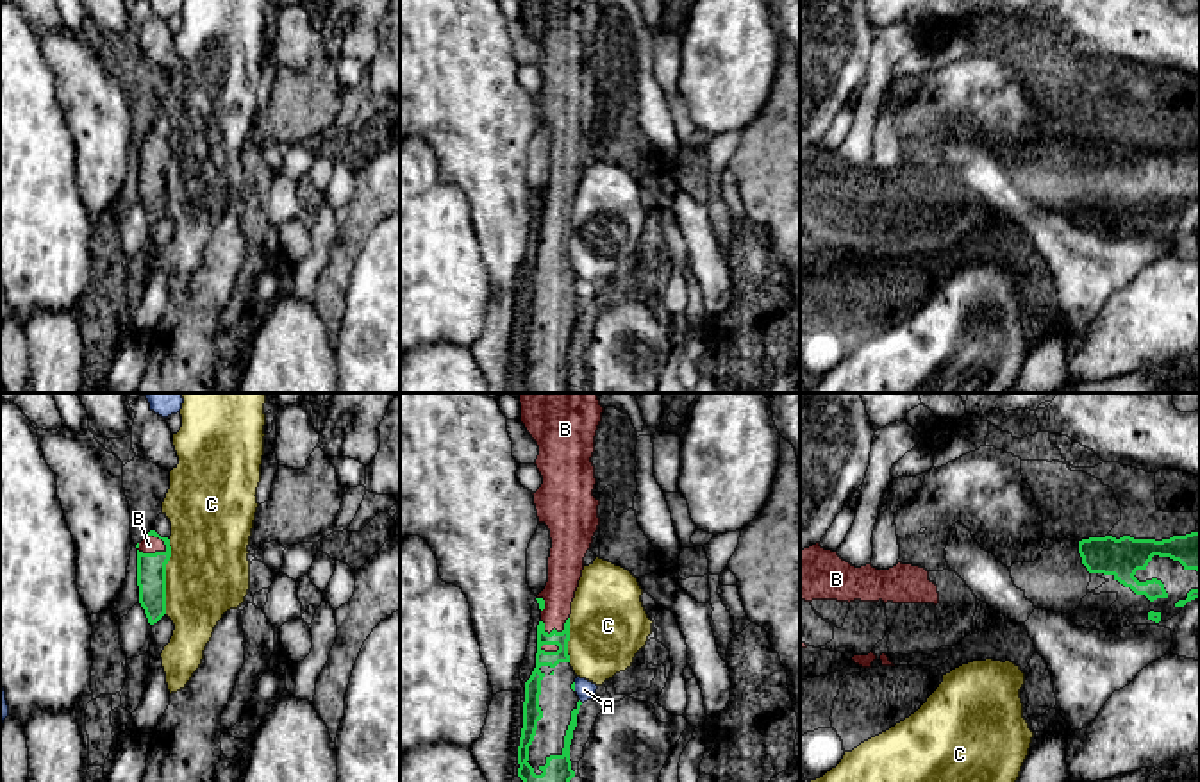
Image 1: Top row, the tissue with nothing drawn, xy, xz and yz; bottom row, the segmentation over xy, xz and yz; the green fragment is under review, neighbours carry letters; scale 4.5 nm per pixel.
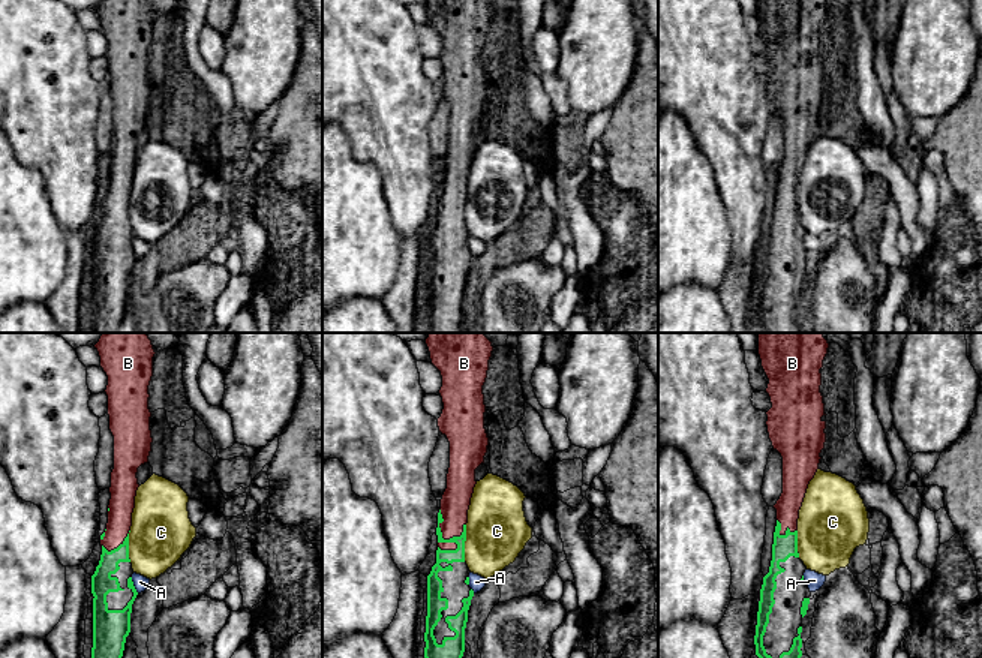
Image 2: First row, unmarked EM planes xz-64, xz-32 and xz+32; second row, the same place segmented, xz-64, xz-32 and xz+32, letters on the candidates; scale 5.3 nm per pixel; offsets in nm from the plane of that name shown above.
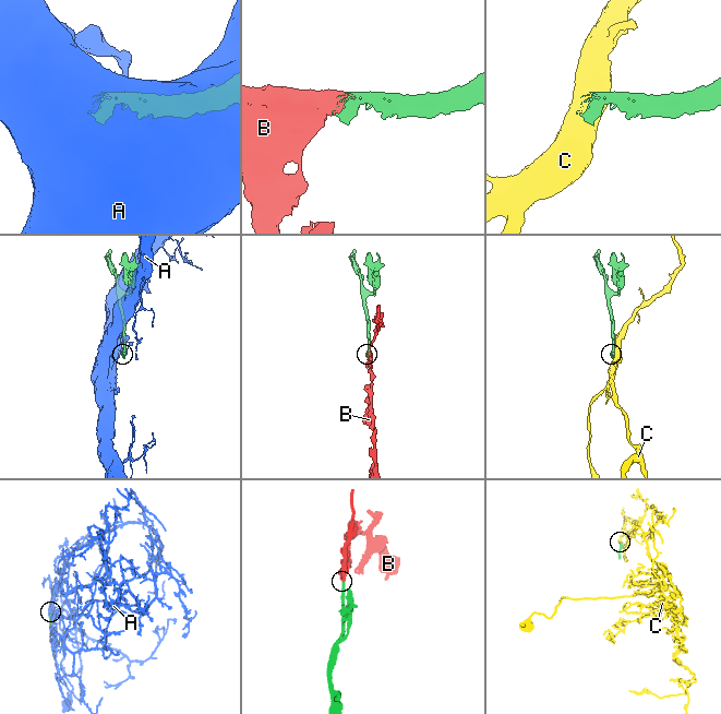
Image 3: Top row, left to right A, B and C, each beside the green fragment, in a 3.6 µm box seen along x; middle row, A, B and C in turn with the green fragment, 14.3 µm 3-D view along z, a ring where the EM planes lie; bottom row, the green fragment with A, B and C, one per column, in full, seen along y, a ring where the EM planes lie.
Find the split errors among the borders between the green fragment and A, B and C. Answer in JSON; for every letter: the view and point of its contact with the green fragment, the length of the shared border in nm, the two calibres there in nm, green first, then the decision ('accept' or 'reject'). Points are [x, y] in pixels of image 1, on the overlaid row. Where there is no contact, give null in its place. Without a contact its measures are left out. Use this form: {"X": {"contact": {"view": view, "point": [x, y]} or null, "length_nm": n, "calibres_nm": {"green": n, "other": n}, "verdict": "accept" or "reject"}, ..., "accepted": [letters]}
{"A": {"contact": {"view": "xz", "point": [574, 686]}, "length_nm": 40, "calibres_nm": {"green": 20, "other": 90}, "verdict": "reject"}, "B": {"contact": {"view": "xy", "point": [152, 554]}, "length_nm": 140, "calibres_nm": {"green": 130, "other": 80}, "verdict": "accept"}, "C": {"contact": {"view": "xy", "point": [165, 577]}, "length_nm": 340, "calibres_nm": {"green": 130, "other": 380}, "verdict": "reject"}, "accepted": ["B"]}

